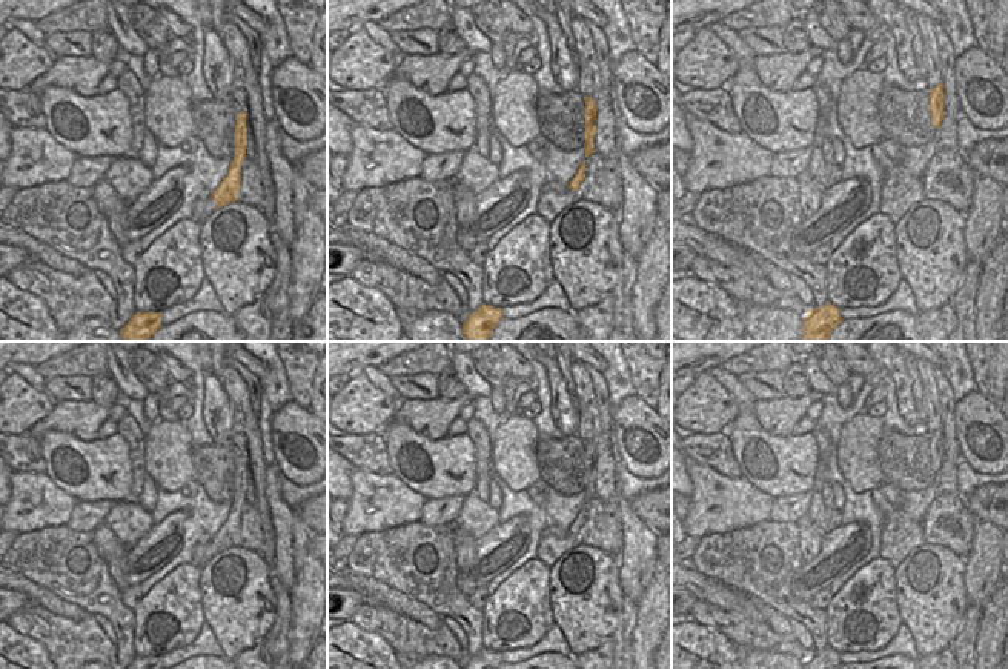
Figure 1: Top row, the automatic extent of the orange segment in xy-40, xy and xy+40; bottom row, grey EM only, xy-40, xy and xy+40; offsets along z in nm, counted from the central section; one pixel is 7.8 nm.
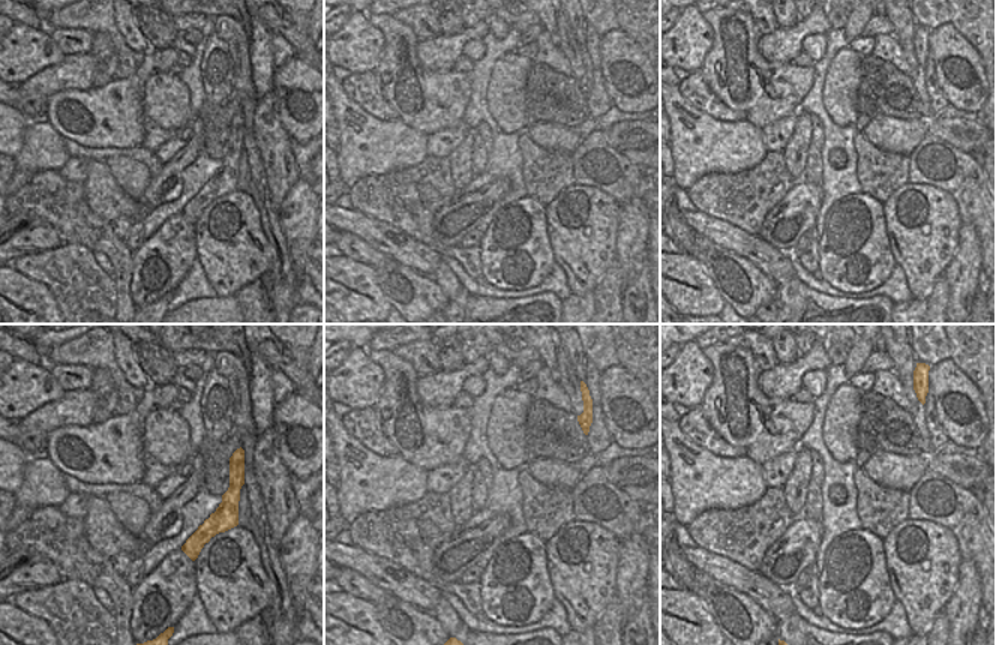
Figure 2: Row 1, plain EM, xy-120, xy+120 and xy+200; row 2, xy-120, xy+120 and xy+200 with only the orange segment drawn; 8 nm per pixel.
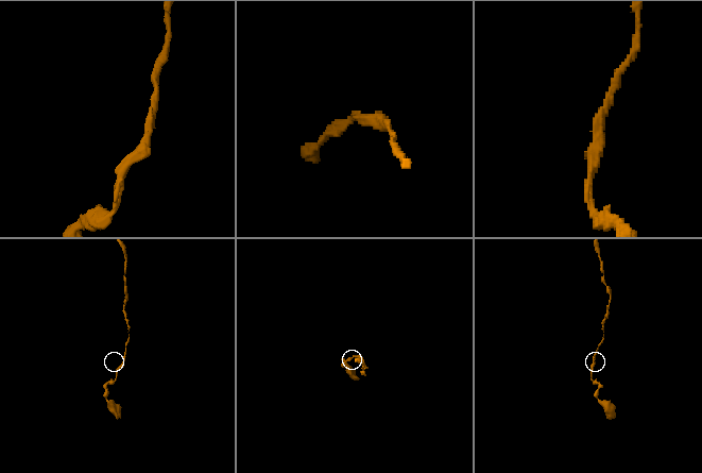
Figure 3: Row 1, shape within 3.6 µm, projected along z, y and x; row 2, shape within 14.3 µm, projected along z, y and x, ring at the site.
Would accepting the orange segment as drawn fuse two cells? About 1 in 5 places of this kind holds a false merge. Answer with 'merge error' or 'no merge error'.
no merge error

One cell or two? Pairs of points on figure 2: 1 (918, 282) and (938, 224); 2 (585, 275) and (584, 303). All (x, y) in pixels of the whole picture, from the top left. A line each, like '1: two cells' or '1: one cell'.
1: one cell
2: two cells

